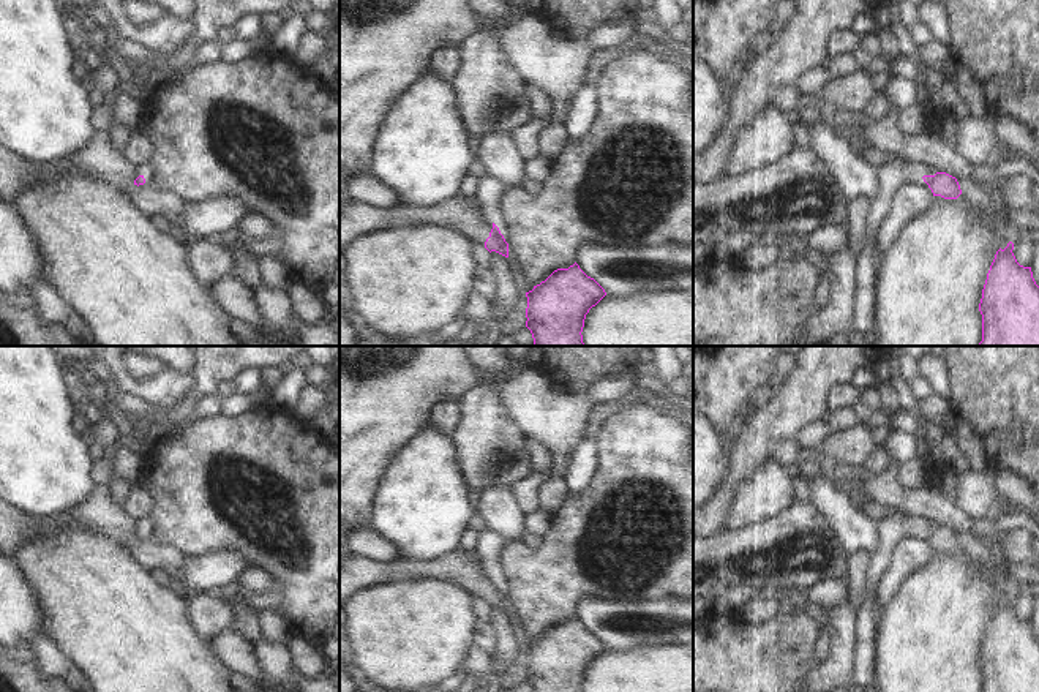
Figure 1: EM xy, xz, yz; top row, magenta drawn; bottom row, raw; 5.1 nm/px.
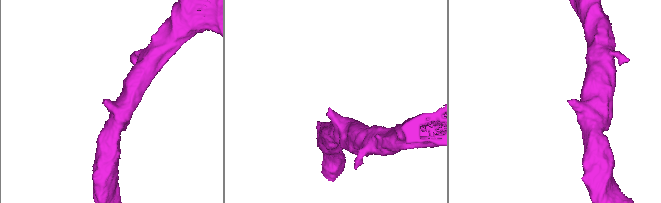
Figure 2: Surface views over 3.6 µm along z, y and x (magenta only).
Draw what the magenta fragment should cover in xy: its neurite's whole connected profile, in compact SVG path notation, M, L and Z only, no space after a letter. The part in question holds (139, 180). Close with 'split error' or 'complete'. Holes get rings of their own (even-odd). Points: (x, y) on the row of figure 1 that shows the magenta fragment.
M98 131L96 139L84 150L47 166L22 160L0 145L0 201L14 204L17 194L25 188L38 186L69 171L82 171L122 191L145 183L144 172L111 147L106 131Z; split error

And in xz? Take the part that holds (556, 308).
M576 262L554 270L526 292L526 327L532 333L532 346L584 346L581 332L586 314L605 295L605 289Z; complete

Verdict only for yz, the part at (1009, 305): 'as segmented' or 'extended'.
as segmented

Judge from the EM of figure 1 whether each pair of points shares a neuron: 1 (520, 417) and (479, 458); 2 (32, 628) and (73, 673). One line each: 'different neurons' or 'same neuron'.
1: different neurons
2: same neuron

